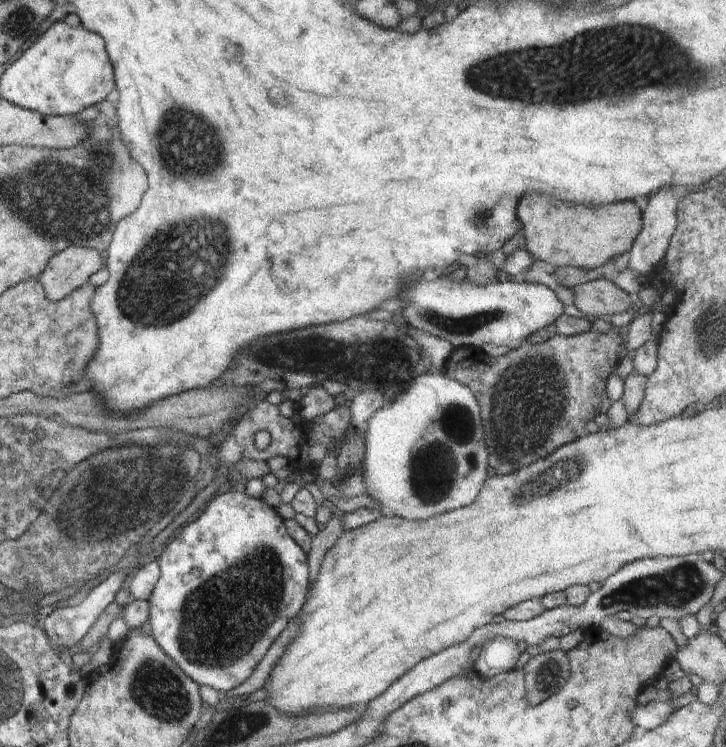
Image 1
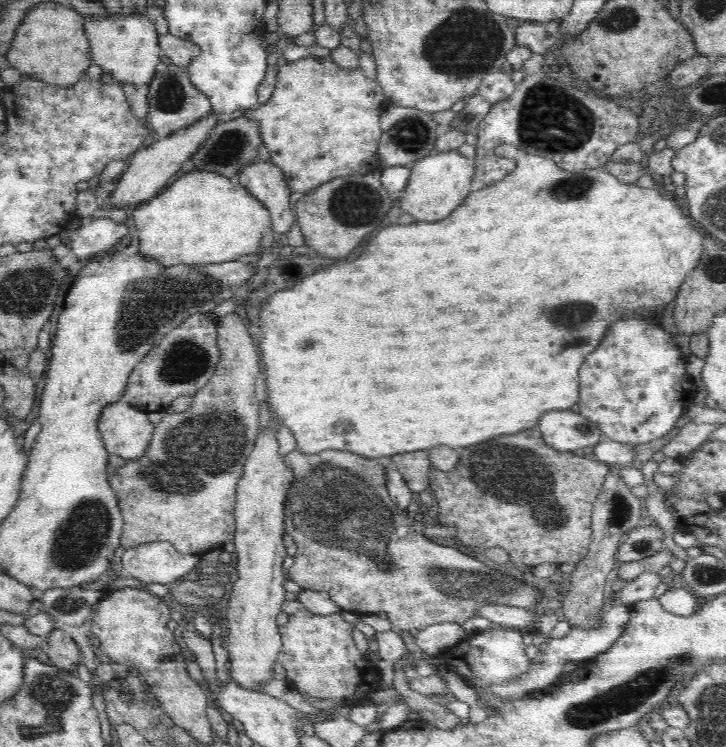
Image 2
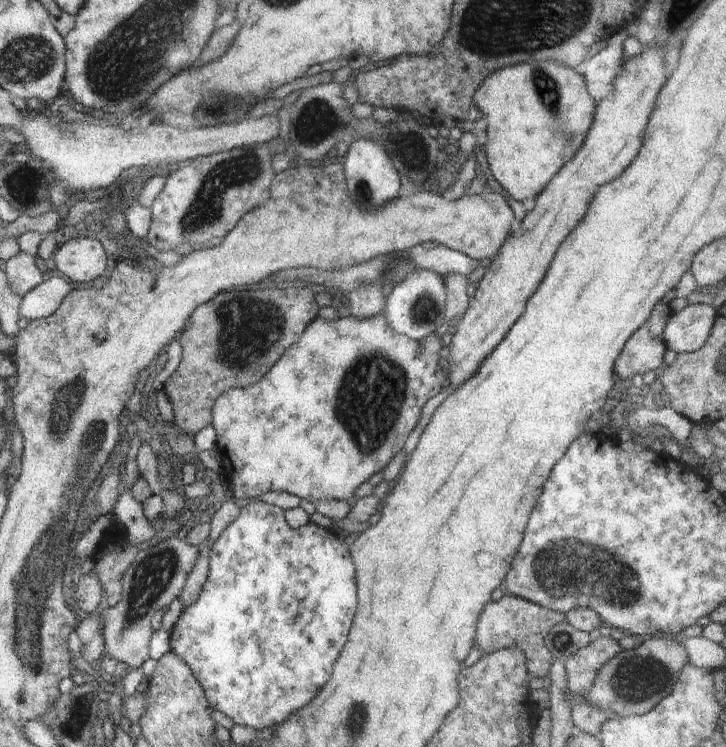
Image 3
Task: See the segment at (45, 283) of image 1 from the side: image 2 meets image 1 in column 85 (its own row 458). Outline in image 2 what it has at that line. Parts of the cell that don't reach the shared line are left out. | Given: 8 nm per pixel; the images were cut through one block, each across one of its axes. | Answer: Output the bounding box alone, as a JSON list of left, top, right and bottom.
[223,428,294,691]

